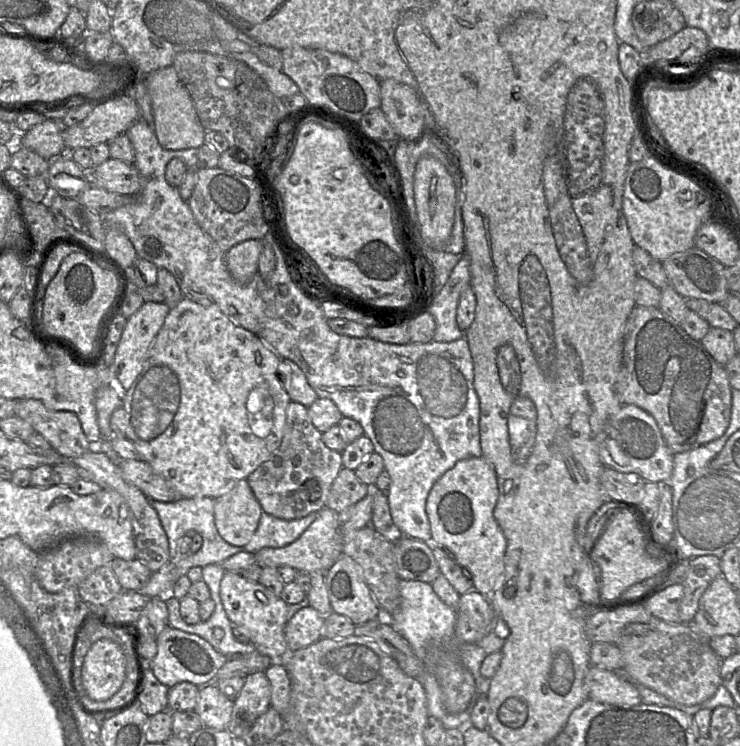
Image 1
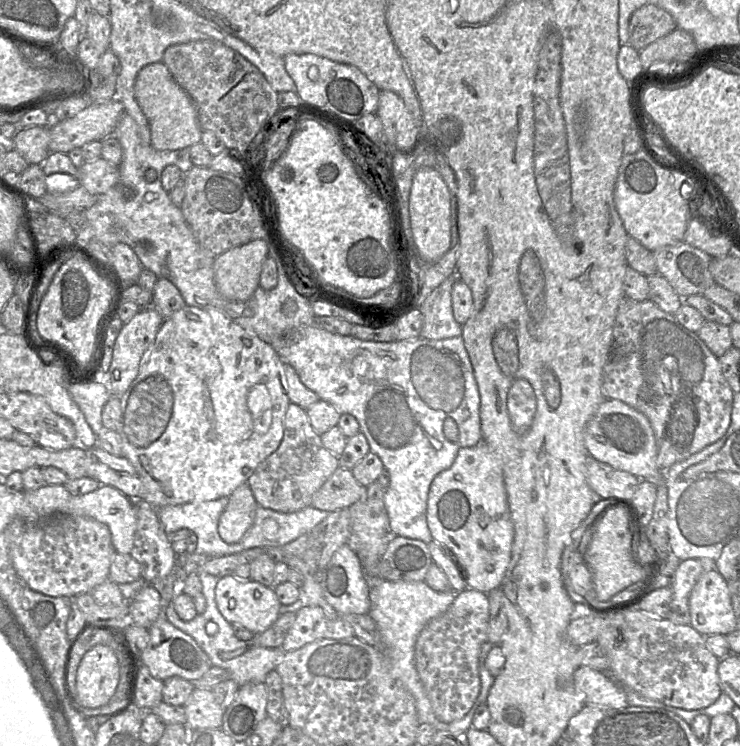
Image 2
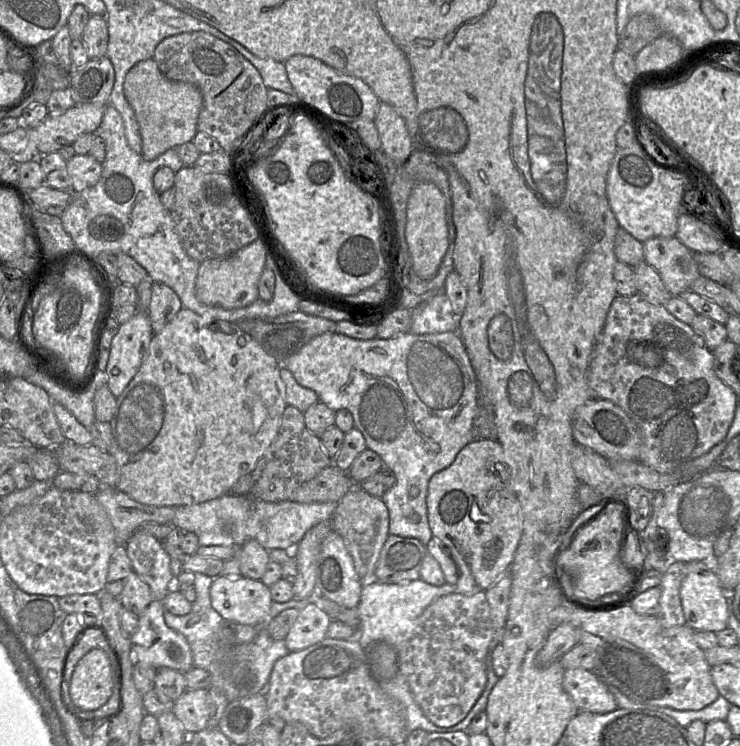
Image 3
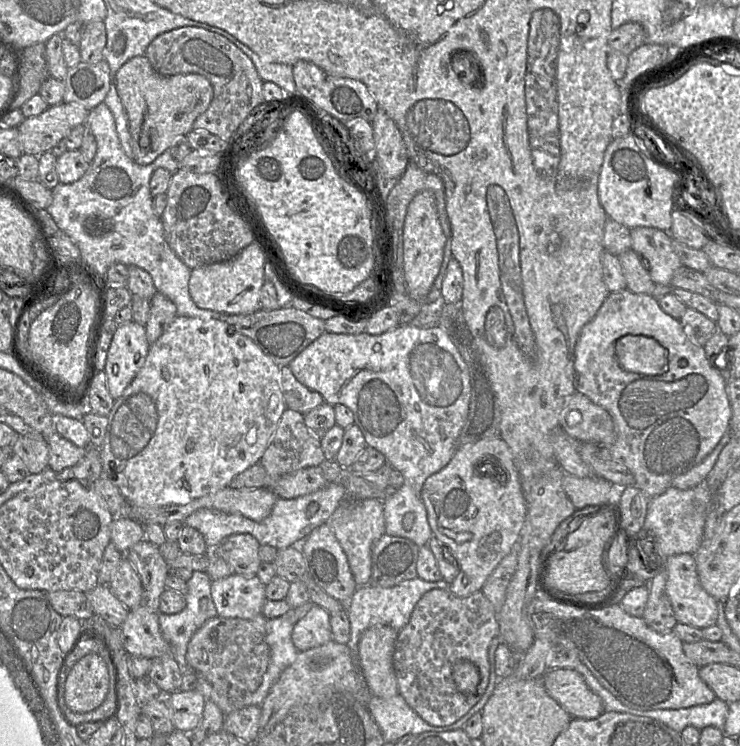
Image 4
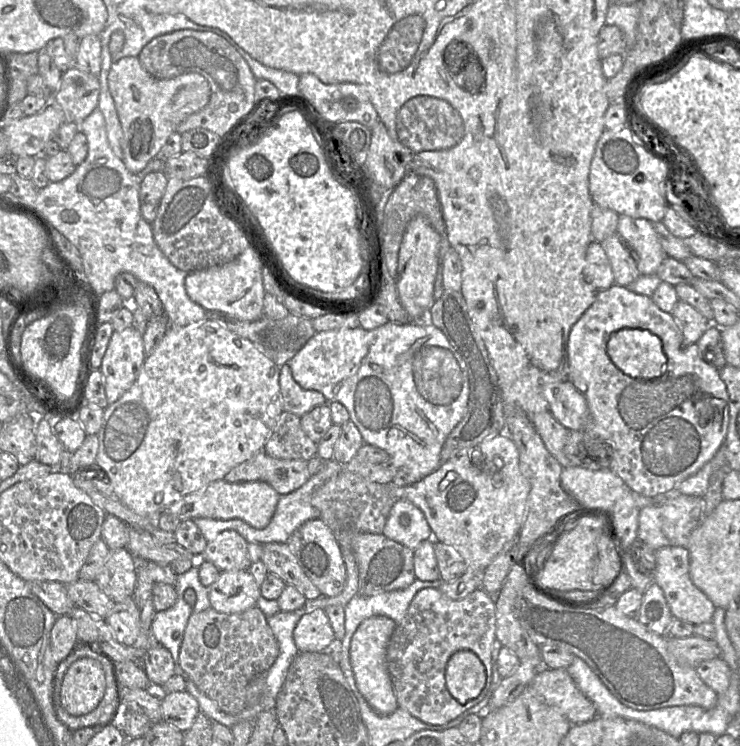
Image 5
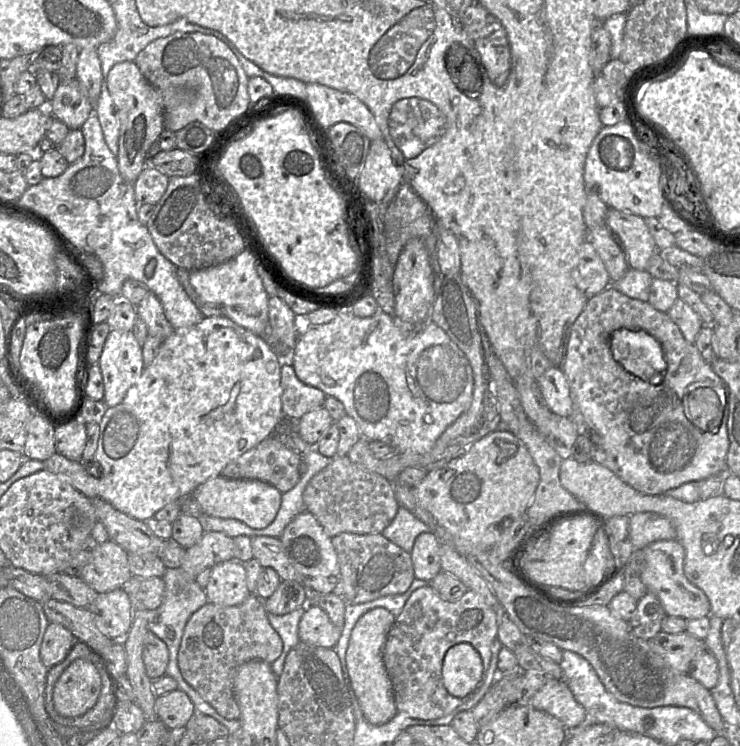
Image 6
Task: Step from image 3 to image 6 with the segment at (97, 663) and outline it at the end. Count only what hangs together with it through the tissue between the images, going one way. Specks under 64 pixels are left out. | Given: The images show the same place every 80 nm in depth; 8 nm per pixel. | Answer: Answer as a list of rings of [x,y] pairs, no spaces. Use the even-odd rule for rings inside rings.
[[[76,659],[57,680],[53,699],[55,710],[64,717],[85,714],[97,702],[101,676],[91,660]]]

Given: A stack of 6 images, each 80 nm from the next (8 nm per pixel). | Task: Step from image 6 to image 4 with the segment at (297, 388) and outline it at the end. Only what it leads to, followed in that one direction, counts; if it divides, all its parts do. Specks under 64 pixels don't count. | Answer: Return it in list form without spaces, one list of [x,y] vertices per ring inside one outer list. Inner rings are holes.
[[[288,366],[281,367],[280,372],[286,408],[290,408],[304,415],[324,403],[321,394],[301,384],[294,377]]]

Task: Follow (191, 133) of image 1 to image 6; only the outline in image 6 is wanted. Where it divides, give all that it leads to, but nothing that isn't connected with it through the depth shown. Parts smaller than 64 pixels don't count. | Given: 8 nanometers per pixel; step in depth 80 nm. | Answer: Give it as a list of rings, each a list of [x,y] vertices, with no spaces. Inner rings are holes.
[[[134,61],[115,64],[108,73],[107,85],[117,107],[119,172],[127,183],[134,185],[139,174],[146,167],[148,150],[165,129],[162,95],[145,79]]]

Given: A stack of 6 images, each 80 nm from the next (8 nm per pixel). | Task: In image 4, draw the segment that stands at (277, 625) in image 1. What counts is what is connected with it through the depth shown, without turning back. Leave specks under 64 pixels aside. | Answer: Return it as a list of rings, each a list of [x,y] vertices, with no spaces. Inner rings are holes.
[[[232,574],[212,581],[211,597],[218,616],[251,619],[261,614],[267,600],[265,585],[255,577]]]

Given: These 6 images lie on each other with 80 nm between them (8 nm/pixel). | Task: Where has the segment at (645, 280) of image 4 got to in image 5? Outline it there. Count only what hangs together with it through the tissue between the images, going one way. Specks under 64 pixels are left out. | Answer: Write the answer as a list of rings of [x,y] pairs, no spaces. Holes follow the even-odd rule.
[[[613,234],[600,244],[610,261],[614,284],[624,287],[632,284],[640,276],[640,272],[629,248],[621,237]]]

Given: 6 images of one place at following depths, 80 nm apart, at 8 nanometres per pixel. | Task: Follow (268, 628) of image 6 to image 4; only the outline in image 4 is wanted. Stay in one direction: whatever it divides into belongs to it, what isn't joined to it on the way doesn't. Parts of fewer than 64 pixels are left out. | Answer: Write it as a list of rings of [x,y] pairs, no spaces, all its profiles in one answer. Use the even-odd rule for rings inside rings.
[[[262,614],[251,619],[223,618],[207,620],[191,637],[185,655],[186,665],[197,676],[205,677],[219,692],[231,700],[242,699],[253,693],[261,684],[270,661],[270,647],[265,640],[266,618]]]

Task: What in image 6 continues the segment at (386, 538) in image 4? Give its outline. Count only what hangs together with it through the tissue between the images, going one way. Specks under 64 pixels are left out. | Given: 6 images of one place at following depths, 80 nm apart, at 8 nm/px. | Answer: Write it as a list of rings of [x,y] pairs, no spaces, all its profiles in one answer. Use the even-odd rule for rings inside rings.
[[[342,533],[332,537],[340,578],[335,589],[346,604],[362,604],[390,595],[405,593],[415,579],[411,554],[380,534]]]

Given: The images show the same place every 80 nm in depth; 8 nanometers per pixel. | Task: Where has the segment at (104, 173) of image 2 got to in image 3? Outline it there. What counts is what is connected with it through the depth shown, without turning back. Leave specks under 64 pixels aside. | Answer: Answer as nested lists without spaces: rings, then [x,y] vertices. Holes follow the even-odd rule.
[[[76,154],[67,161],[67,171],[71,178],[71,191],[81,192],[98,182],[102,172],[102,163],[89,154]]]

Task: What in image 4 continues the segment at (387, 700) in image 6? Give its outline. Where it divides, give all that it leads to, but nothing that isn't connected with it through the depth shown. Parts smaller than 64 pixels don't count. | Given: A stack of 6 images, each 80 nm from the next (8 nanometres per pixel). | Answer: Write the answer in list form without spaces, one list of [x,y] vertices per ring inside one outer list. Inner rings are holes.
[[[390,626],[368,628],[359,640],[360,668],[370,693],[380,698],[391,698],[398,692],[393,656],[398,636]]]

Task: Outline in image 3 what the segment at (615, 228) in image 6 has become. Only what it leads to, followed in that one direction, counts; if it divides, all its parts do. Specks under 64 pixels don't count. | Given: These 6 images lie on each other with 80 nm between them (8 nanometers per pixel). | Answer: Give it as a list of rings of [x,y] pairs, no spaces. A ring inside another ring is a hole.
[[[654,237],[643,242],[644,261],[653,267],[661,277],[667,291],[672,296],[690,290],[692,283],[700,277],[694,260],[694,251],[674,237]]]

